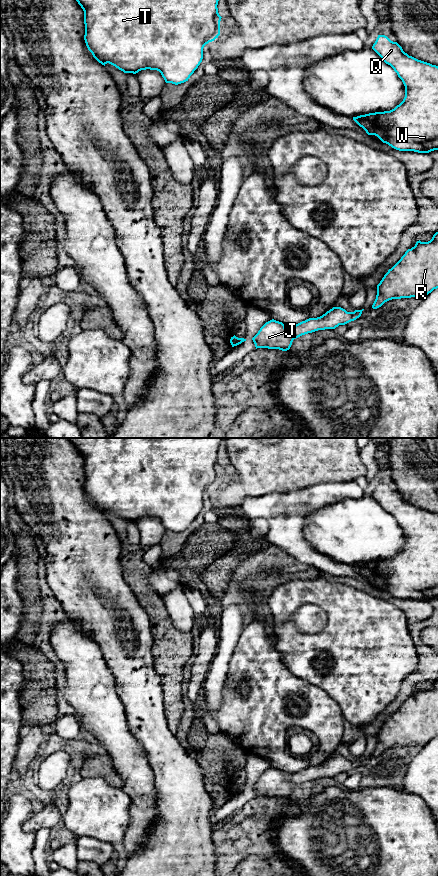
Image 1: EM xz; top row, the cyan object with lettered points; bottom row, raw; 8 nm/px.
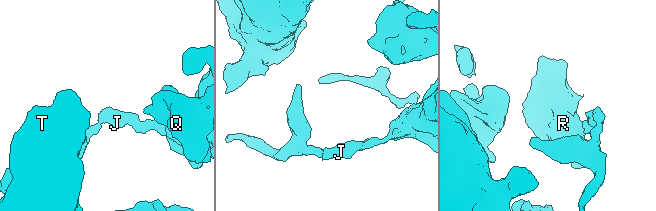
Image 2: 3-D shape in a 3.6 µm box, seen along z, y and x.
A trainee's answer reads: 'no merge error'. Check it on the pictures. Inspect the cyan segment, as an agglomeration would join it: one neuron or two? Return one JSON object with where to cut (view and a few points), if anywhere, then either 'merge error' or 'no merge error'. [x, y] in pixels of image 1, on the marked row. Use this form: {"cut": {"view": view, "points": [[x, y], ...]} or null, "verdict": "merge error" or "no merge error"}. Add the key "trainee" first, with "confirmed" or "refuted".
{"trainee": "refuted", "cut": {"view": "xz", "points": [[238, 338], [236, 344]]}, "verdict": "merge error"}

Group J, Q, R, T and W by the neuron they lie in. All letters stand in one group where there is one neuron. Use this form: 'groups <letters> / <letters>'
groups J Q R W / T

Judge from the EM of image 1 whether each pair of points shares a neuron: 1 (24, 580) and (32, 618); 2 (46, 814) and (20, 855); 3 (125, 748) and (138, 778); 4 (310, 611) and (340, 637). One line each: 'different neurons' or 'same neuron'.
1: same neuron
2: different neurons
3: same neuron
4: different neurons

